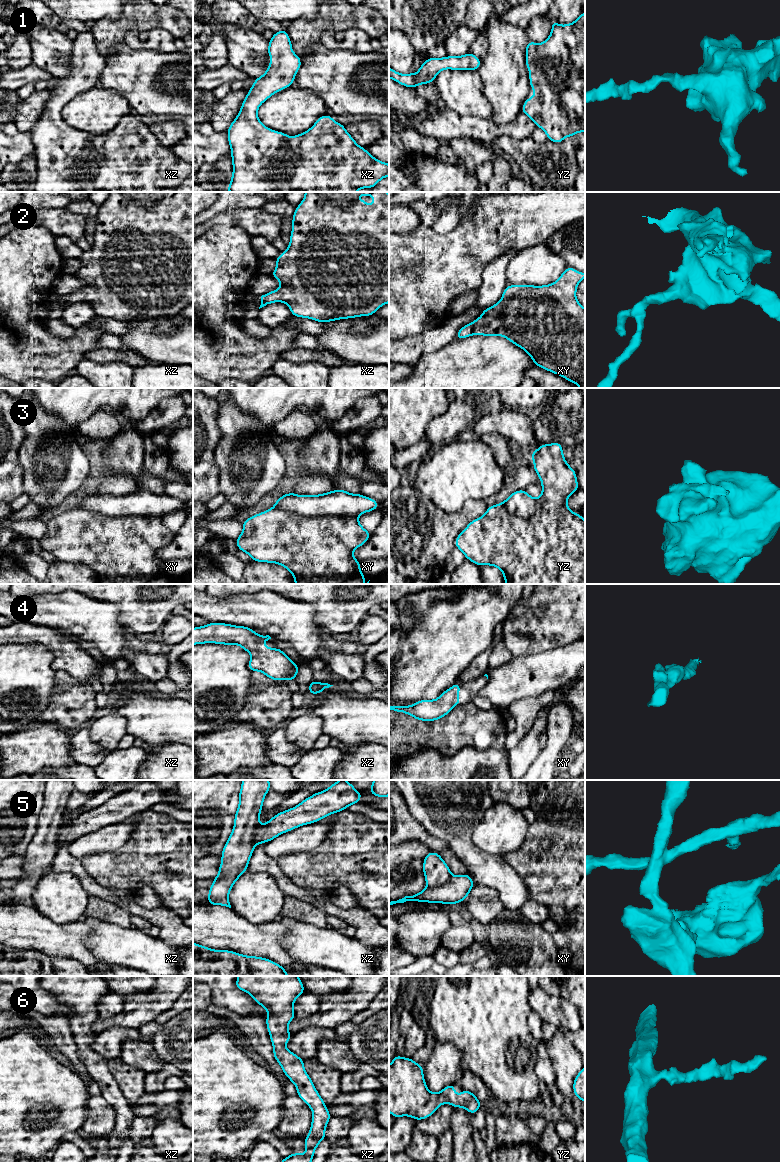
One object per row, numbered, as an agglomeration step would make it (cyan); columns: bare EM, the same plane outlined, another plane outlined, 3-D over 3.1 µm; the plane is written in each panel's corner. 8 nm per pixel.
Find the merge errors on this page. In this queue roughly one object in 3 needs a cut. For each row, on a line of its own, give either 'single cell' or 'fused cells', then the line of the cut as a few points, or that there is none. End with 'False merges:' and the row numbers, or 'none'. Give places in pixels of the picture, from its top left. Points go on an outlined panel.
1: single cell; no cut
2: single cell; no cut
3: fused cells; cut in xy along (274, 507), (306, 516), (357, 516)
4: single cell; no cut
5: fused cells; cut in xy along (452, 876), (442, 884), (434, 887), (427, 886)
6: single cell; no cut
False merges: 3, 5

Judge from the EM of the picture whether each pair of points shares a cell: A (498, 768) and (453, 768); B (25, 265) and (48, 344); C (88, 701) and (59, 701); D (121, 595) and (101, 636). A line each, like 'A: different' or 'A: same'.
A: same
B: same
C: same
D: different

